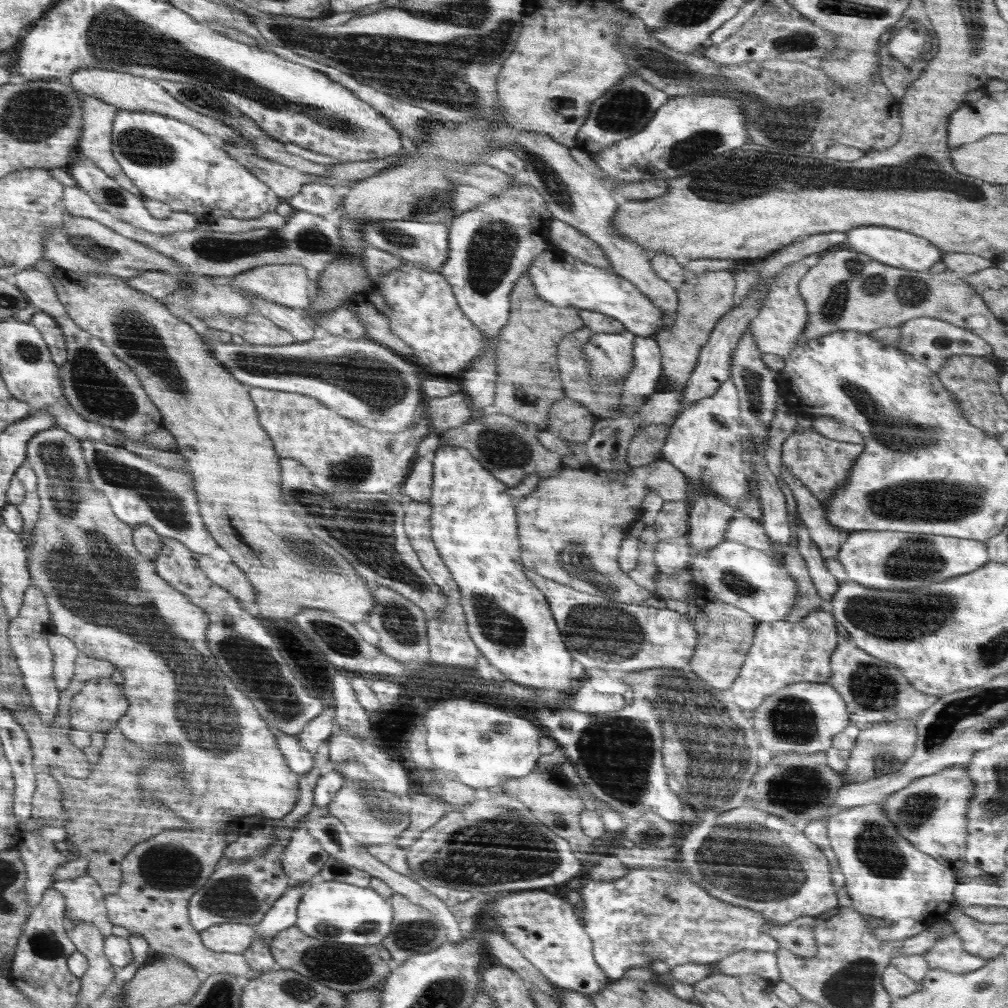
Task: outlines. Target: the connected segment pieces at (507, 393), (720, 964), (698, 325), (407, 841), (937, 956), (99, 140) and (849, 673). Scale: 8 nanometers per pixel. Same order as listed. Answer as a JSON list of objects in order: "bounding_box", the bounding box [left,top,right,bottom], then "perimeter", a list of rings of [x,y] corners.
[{"bounding_box":[484,271,584,429],"perimeter":[[[524,271],[510,296],[509,317],[497,339],[495,399],[484,414],[513,416],[532,429],[544,429],[550,408],[565,396],[559,377],[559,342],[567,334],[584,327],[584,323],[579,317],[579,309],[557,307],[540,300],[532,290],[530,280]]]},{"bounding_box":[713,950,780,984],"perimeter":[[[740,950],[714,963],[713,972],[730,976],[756,973],[772,984],[780,982],[777,956],[770,951]]]},{"bounding_box":[652,271,736,392],"perimeter":[[[706,271],[695,274],[688,280],[684,278],[675,287],[678,301],[675,321],[671,327],[666,327],[652,336],[660,349],[661,375],[658,387],[661,388],[661,392],[680,391],[687,385],[688,379],[691,378],[694,367],[698,363],[700,351],[708,342],[715,324],[733,306],[736,279],[732,271]]]},{"bounding_box":[393,791,451,849],"perimeter":[[[419,791],[411,794],[414,794],[414,796],[409,796],[409,800],[412,802],[412,806],[410,806],[410,820],[412,822],[402,832],[400,838],[393,842],[396,846],[404,849],[414,844],[418,836],[451,810],[448,803],[442,798],[431,797]]]},{"bounding_box":[921,933,987,975],"perimeter":[[[954,933],[938,939],[921,955],[930,969],[944,969],[962,975],[978,970],[987,963],[981,956],[966,952]]]},{"bounding_box":[78,92,146,200],"perimeter":[[[78,92],[79,100],[82,100],[83,112],[84,112],[84,127],[81,136],[81,140],[78,144],[78,149],[81,152],[81,156],[88,158],[96,166],[99,166],[110,178],[113,178],[122,188],[125,188],[128,192],[135,194],[146,200],[146,197],[141,193],[141,190],[132,182],[132,179],[128,178],[127,173],[123,171],[119,165],[119,161],[115,159],[112,149],[114,120],[118,114],[119,109],[111,104],[105,103],[99,98],[88,96],[87,94]]]},{"bounding_box":[827,637,938,731],"perimeter":[[[840,637],[830,657],[831,676],[827,680],[846,704],[849,722],[861,731],[871,724],[898,722],[898,720],[917,721],[926,708],[931,708],[938,700],[936,695],[922,694],[904,680],[901,670],[885,660],[873,658],[865,650],[858,648],[852,637]]]}]

